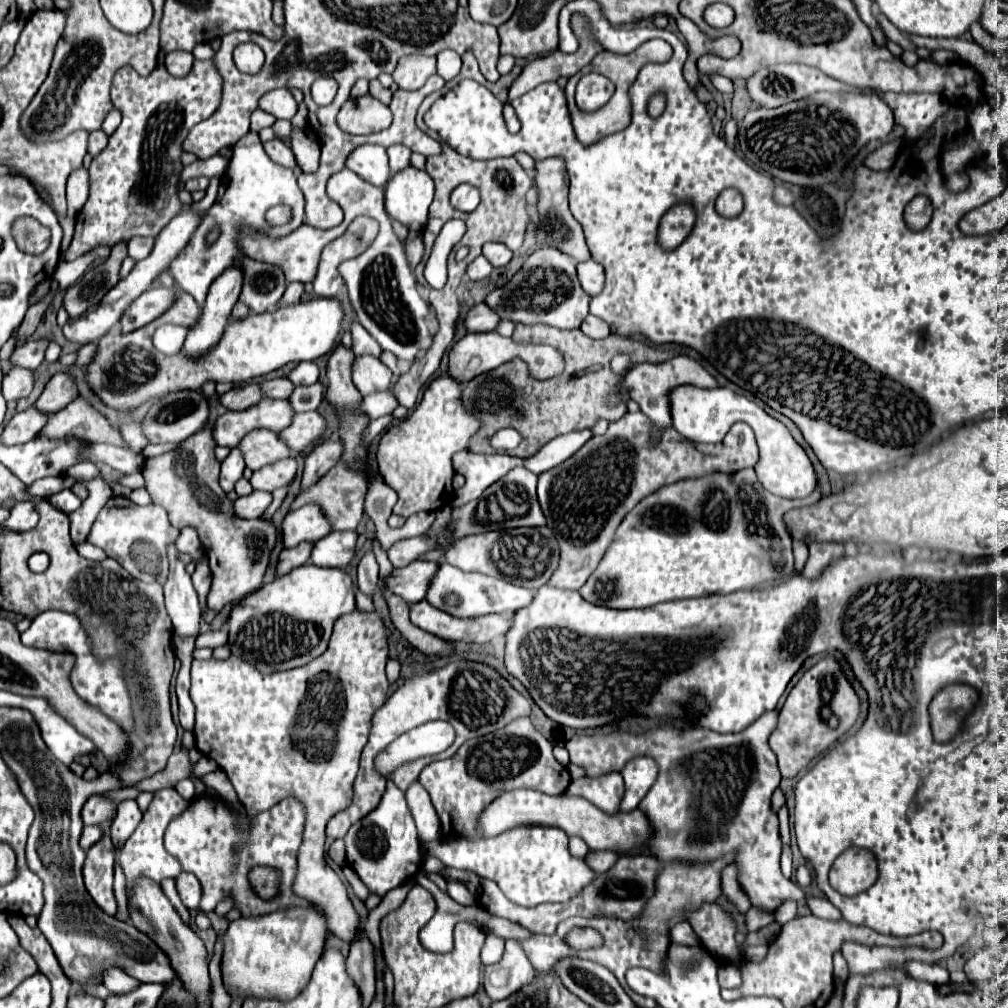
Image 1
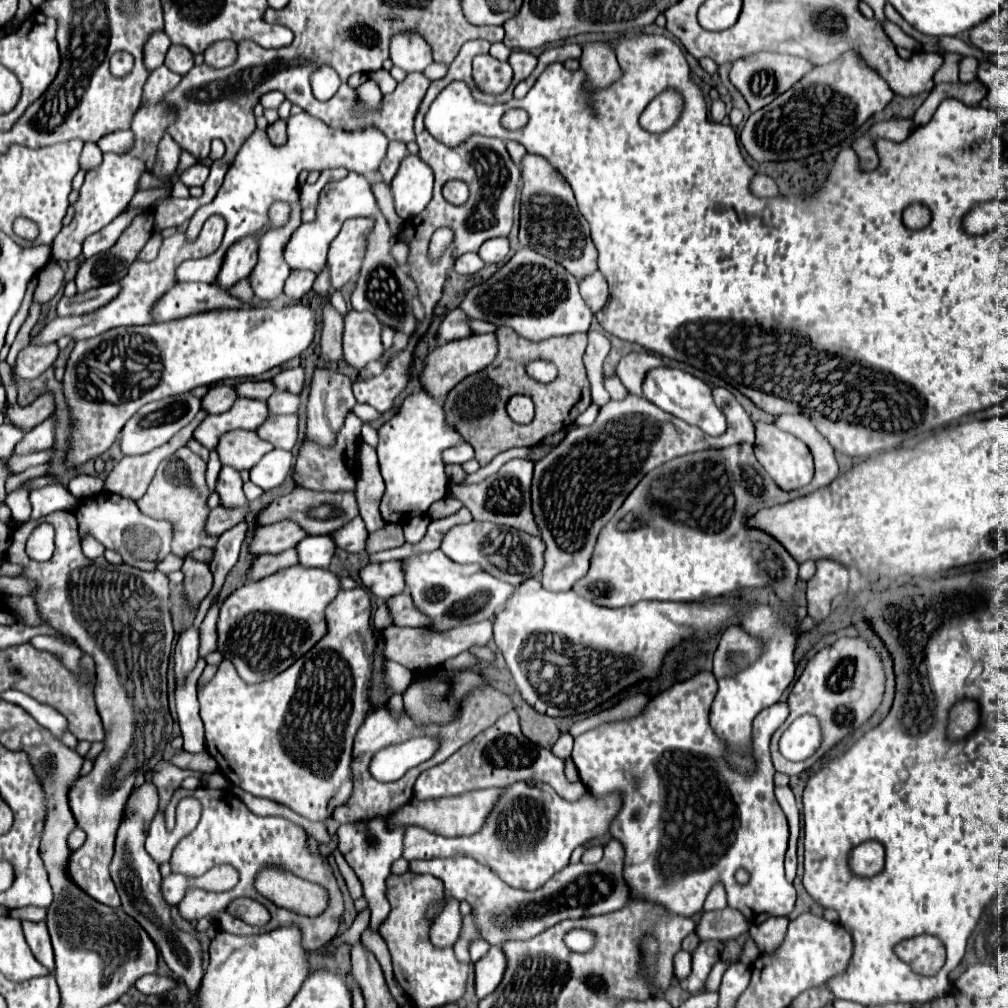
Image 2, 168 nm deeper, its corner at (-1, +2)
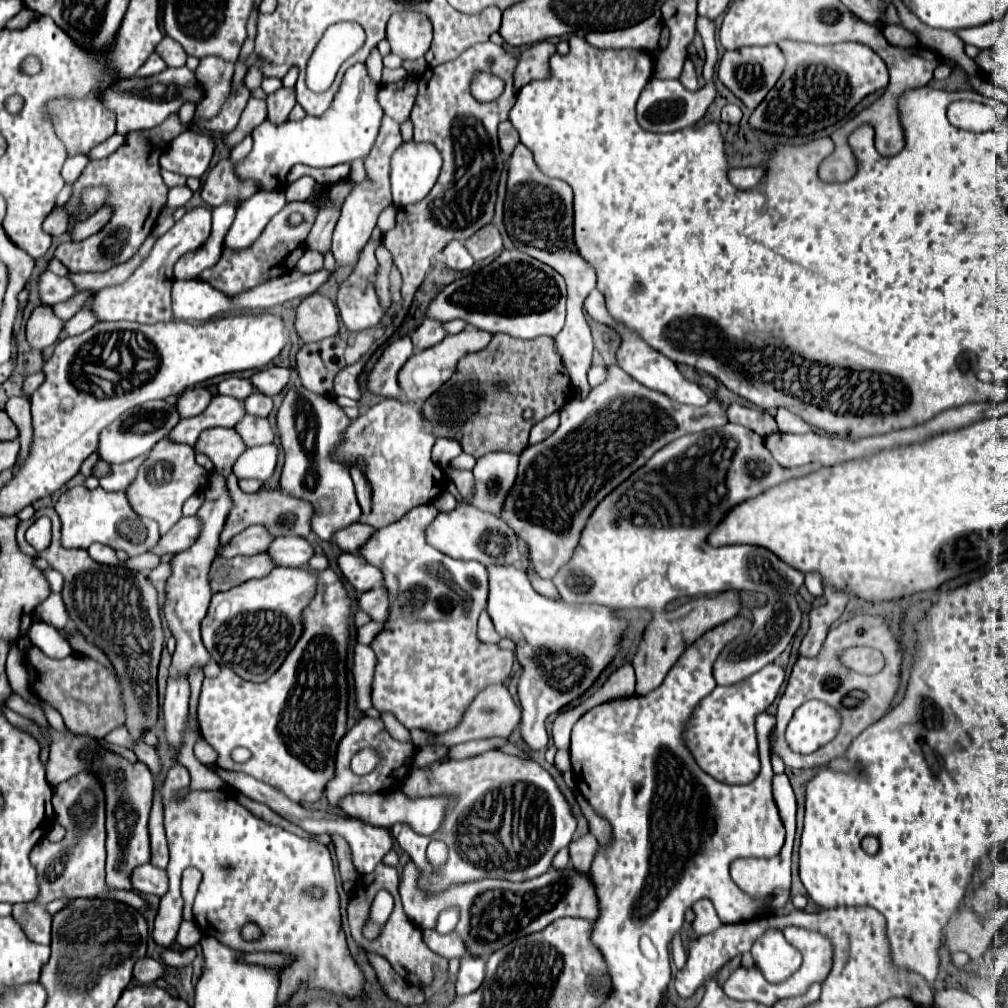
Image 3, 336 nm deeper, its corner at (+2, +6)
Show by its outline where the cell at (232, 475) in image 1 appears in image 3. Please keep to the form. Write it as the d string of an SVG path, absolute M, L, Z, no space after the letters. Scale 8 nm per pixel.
M211 472L209 484L205 490L205 502L197 510L197 518L203 522L201 524L201 536L193 542L191 548L187 548L181 554L175 554L171 558L171 576L165 580L165 604L163 604L163 614L169 624L169 630L173 632L173 638L177 640L177 648L169 666L169 678L173 676L189 676L191 668L205 668L205 664L211 660L209 652L205 650L201 642L201 620L207 614L209 602L211 602L211 588L207 580L209 566L213 558L217 556L219 548L219 534L225 526L225 518L231 510L231 500L229 500L229 490L225 488L225 478L219 474Z

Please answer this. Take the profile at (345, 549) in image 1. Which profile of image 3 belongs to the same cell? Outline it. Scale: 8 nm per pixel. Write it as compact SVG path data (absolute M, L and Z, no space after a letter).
M279 536L267 548L269 556L273 556L273 564L277 566L293 566L303 568L307 566L309 558L313 556L313 546L299 536Z

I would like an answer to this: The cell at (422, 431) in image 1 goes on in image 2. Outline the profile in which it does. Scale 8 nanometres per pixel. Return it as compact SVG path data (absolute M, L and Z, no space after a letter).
M426 390L410 394L400 412L378 430L378 438L378 462L386 484L380 512L386 522L406 524L408 520L426 514L436 500L448 496L450 480L444 470L446 464L442 452L462 444L464 438L448 426L442 402L434 400Z

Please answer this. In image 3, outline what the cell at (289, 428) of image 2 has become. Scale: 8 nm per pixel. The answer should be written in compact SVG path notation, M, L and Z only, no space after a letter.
M245 416L241 422L235 424L235 432L241 436L241 440L245 440L245 446L261 446L275 440L273 428L267 418Z

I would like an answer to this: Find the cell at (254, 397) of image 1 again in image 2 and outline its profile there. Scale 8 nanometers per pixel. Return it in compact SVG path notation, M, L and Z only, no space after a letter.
M212 386L210 392L202 398L202 408L208 414L222 414L232 408L238 400L238 392L232 386Z

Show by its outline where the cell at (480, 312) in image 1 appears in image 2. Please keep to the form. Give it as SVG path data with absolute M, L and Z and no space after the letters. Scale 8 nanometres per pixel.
M460 308L452 310L452 312L442 320L440 330L438 330L440 344L452 342L452 340L458 340L458 338L468 338L468 336L472 336L470 318L464 316L464 312L460 312Z

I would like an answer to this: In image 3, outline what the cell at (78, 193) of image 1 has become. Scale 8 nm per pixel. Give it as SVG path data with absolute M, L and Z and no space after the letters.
M55 208L55 210L47 216L47 220L43 222L43 228L45 228L45 232L49 232L51 236L59 236L59 234L67 232L67 228L69 228L69 218L65 218L65 214L61 212L61 208Z

